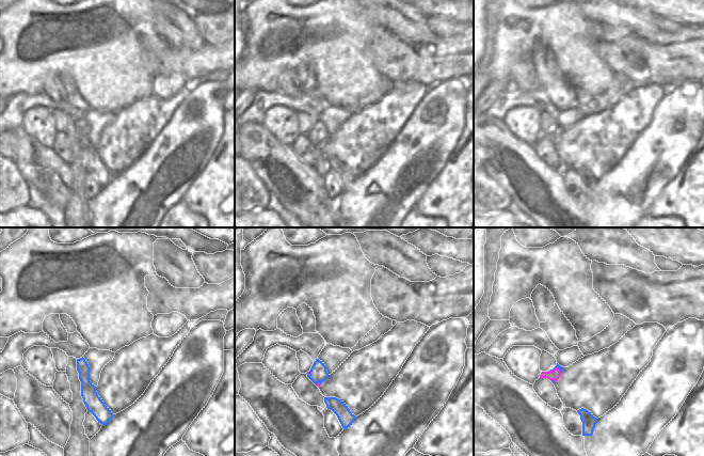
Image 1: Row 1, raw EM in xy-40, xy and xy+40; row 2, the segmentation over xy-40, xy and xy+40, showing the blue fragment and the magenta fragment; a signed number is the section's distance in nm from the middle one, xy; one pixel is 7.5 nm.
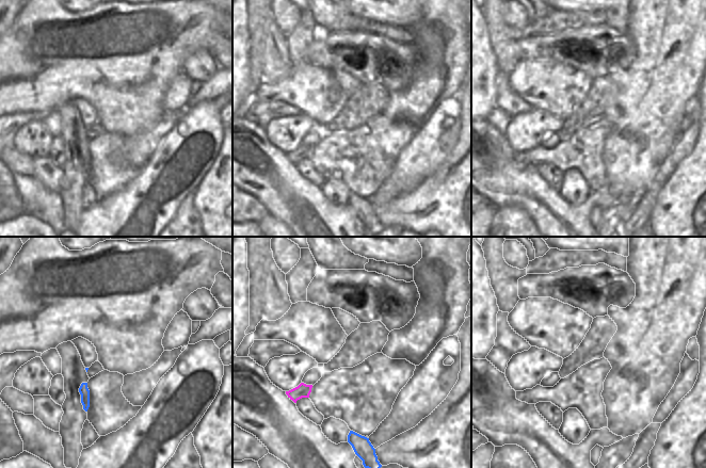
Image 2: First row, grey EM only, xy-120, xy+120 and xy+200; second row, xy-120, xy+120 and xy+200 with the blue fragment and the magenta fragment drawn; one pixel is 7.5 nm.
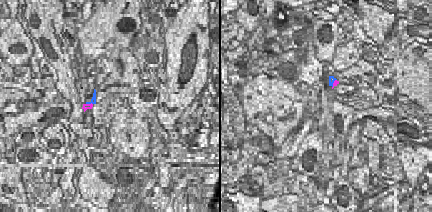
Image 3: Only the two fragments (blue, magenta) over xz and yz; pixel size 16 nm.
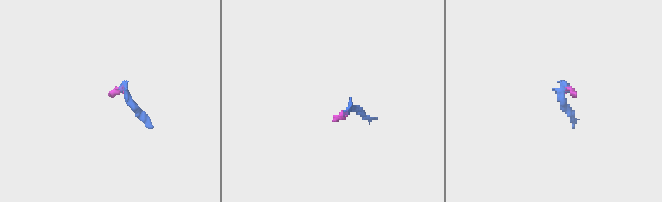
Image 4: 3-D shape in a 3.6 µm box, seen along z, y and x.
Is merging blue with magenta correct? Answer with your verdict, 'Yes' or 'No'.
No.

